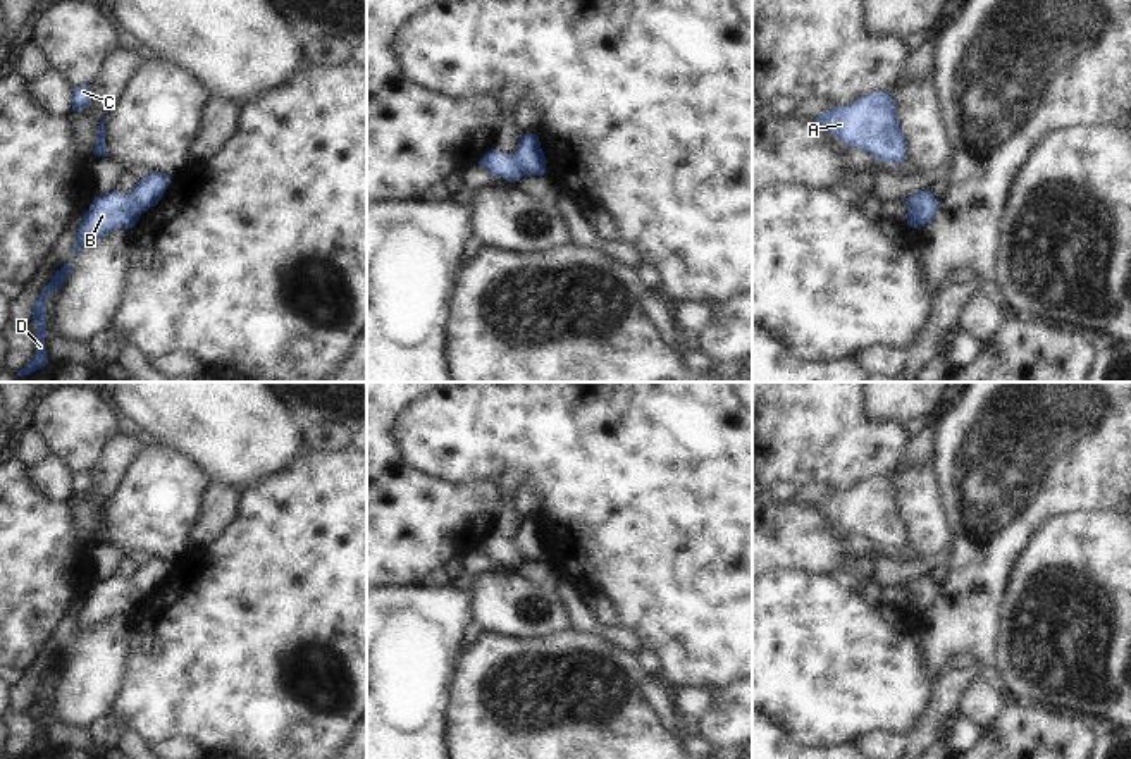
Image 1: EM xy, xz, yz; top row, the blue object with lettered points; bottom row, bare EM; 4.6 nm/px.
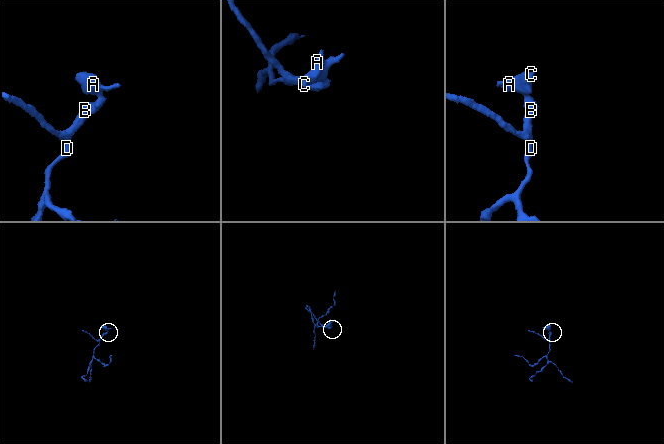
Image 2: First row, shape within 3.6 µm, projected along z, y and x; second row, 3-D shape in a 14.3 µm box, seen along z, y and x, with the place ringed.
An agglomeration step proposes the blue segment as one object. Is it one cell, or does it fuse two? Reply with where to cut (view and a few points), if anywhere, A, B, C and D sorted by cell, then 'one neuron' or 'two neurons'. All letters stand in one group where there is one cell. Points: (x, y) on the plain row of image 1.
xz (513, 541), (525, 560) | A C / B D | two neurons

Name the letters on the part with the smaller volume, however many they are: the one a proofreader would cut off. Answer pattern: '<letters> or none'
A, C

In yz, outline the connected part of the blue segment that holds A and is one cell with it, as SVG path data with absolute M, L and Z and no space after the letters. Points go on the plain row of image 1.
M873 477L814 506L844 530L857 532L881 547L899 549L907 544L907 527L888 477Z

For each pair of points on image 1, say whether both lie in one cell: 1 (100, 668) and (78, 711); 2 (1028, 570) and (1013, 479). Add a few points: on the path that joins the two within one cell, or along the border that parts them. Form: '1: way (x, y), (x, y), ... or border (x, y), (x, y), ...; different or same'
1: way (92, 678), (78, 701); same
2: border (1050, 517), (1019, 555), (1009, 586); different

